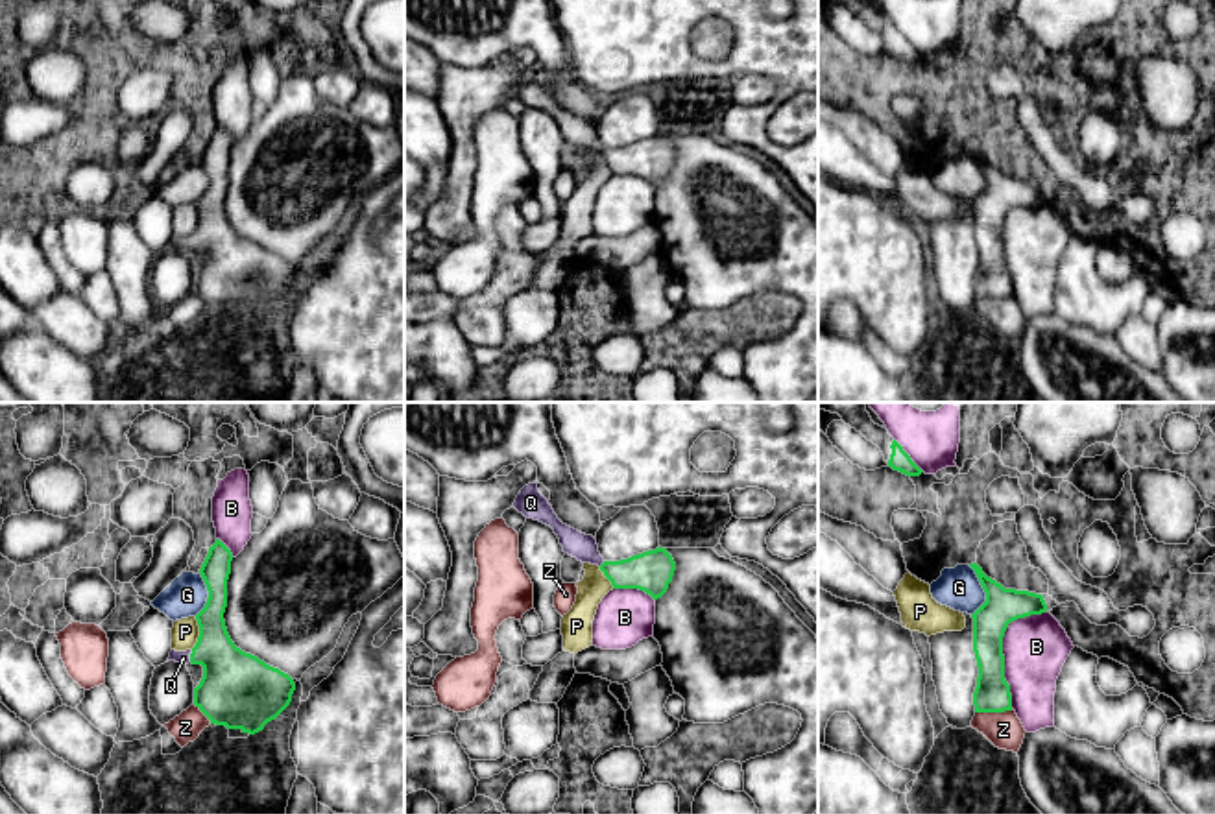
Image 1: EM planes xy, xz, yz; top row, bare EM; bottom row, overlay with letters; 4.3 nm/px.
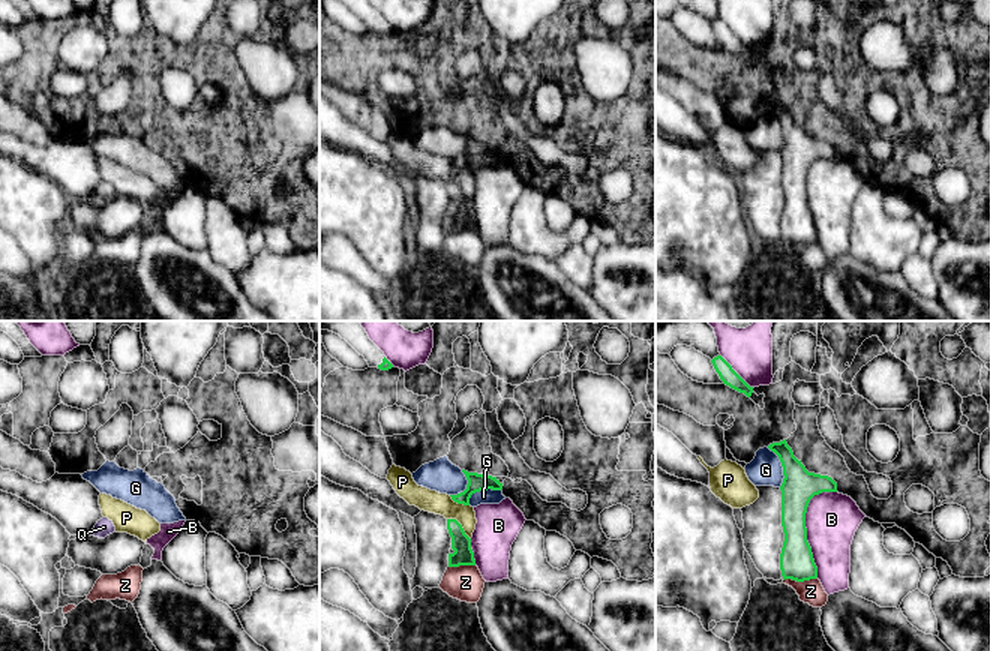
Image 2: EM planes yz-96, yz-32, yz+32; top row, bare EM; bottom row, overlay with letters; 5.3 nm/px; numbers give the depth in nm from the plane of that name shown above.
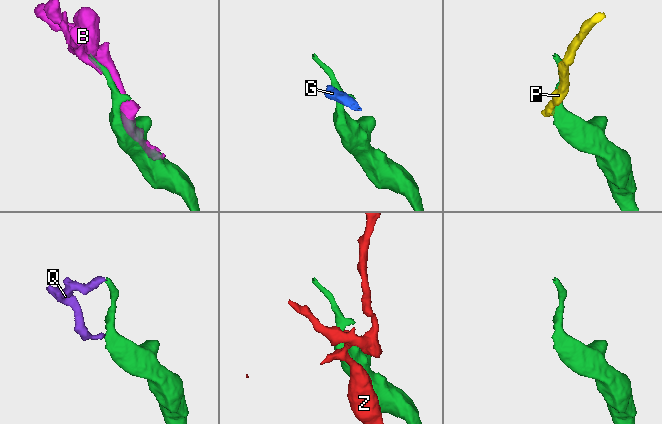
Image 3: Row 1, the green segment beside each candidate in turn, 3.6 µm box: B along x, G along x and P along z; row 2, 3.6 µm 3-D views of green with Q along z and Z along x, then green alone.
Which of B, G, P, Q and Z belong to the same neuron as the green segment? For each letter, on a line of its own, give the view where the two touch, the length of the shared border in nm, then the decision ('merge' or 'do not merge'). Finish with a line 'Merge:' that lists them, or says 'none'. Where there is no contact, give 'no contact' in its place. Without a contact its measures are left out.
B: yz | 440 nm | do not merge
G: yz | 220 nm | do not merge
P: xy | 150 nm | do not merge
Q: xy | 60 nm | merge
Z: yz | 170 nm | do not merge
Merge: Q

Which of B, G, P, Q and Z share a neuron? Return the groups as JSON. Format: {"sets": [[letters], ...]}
{"sets": [["B"], ["G"], ["P"], ["Q"], ["Z"]]}

